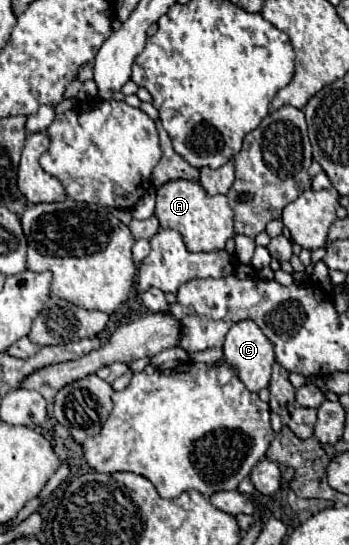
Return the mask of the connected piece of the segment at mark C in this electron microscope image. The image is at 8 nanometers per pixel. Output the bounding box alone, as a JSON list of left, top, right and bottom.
[221,319,275,393]

